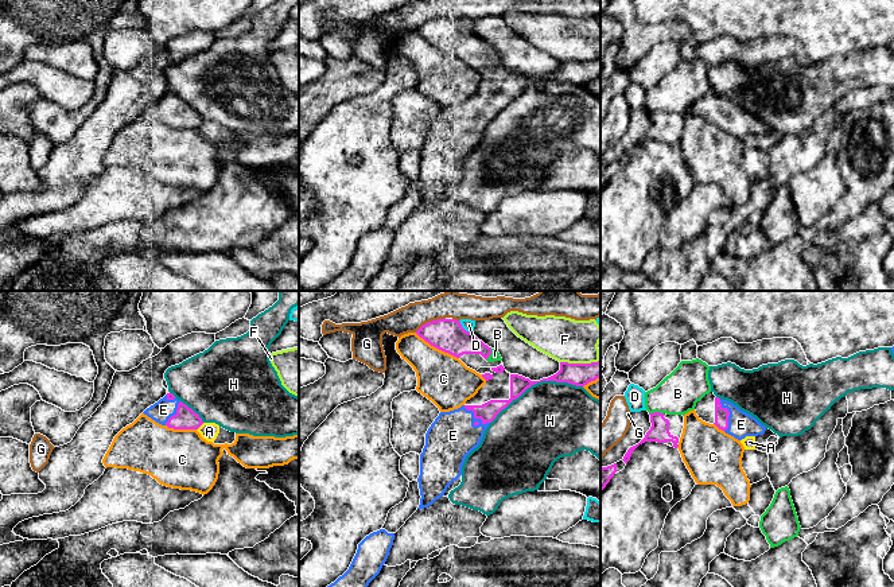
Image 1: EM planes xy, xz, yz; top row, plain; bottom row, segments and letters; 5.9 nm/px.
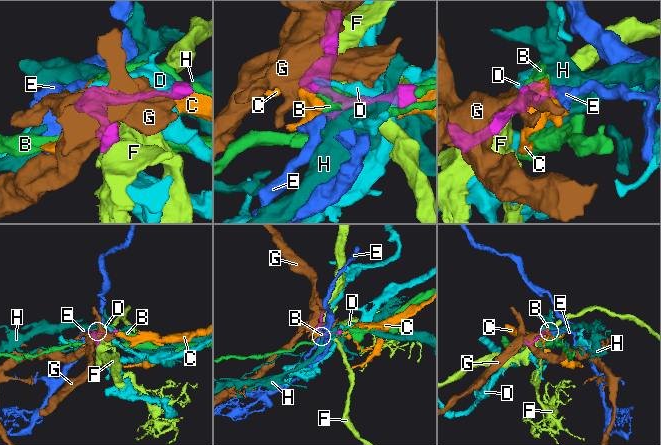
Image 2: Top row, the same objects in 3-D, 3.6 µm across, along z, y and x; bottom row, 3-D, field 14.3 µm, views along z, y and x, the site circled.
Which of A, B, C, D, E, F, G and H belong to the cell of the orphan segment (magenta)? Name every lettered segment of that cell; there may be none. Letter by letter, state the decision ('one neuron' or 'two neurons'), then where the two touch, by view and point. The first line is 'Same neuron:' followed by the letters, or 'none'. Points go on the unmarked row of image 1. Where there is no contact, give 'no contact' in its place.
Same neuron: E
A: two neurons; meets magenta in xy at (199, 124)
B: two neurons; meets magenta in yz at (656, 111)
C: two neurons; meets magenta in xz at (436, 46)
D: two neurons; meets magenta in xz at (463, 27)
E: one neuron; meets magenta in xz at (475, 116)
F: two neurons; meets magenta in xz at (579, 62)
G: two neurons; meets magenta in xz at (430, 20)
H: two neurons; meets magenta in xz at (535, 81)

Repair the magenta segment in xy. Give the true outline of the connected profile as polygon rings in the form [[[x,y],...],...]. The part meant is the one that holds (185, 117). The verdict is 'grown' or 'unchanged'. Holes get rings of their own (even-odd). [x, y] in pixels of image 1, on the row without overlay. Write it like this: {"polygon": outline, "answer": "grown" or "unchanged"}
{"polygon": [[[167,92],[143,112],[156,121],[174,128],[198,128],[203,123],[199,113],[178,98],[172,92]]], "answer": "grown"}

